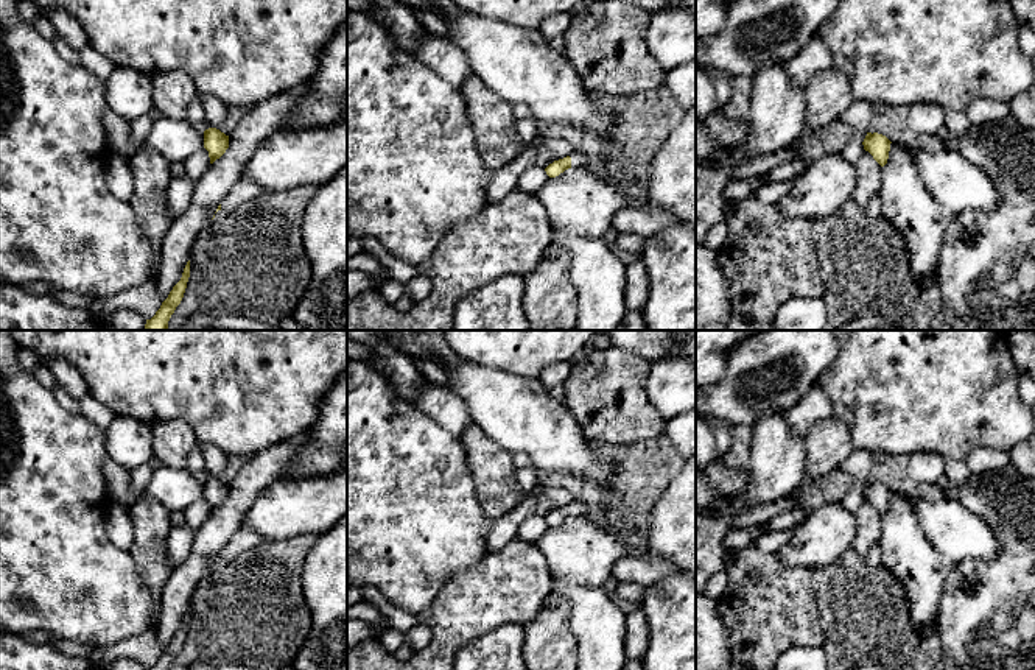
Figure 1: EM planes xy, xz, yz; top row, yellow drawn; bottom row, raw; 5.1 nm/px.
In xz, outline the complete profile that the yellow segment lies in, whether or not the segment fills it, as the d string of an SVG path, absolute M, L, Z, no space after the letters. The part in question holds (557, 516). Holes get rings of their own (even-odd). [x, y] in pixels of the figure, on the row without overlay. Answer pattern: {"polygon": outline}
{"polygon": "M571 502L570 505L554 510L553 513L549 513L545 520L549 527L556 527L560 522L563 522L565 519L571 517L571 516L584 516L585 514L585 505L582 505L581 502Z"}

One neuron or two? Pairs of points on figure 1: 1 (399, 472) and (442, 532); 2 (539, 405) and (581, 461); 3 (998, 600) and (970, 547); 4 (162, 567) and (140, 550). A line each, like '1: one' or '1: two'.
1: one
2: one
3: two
4: one

